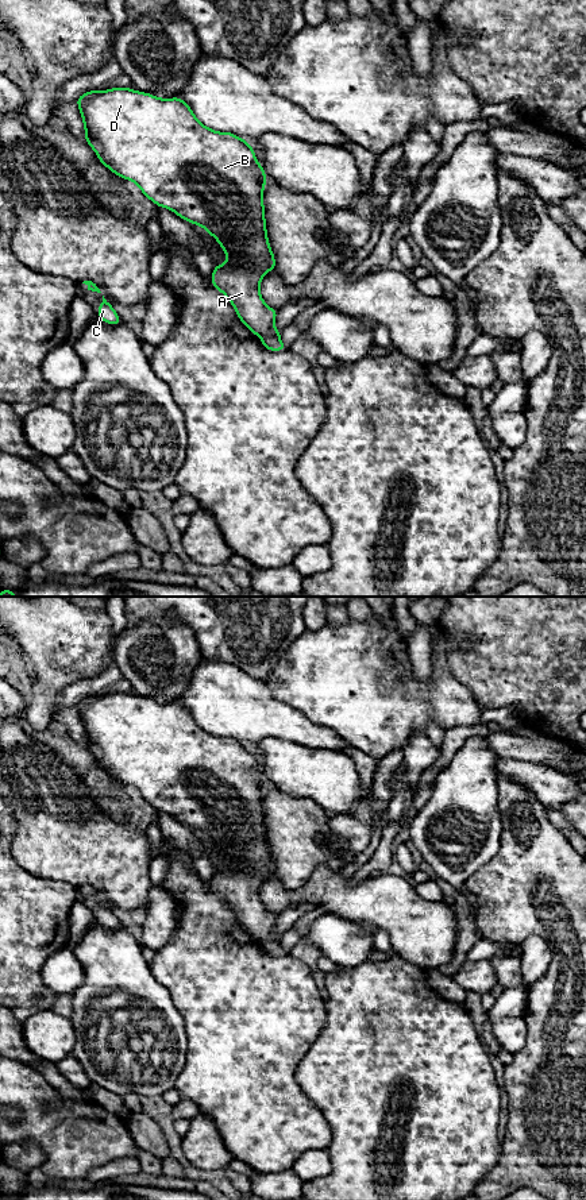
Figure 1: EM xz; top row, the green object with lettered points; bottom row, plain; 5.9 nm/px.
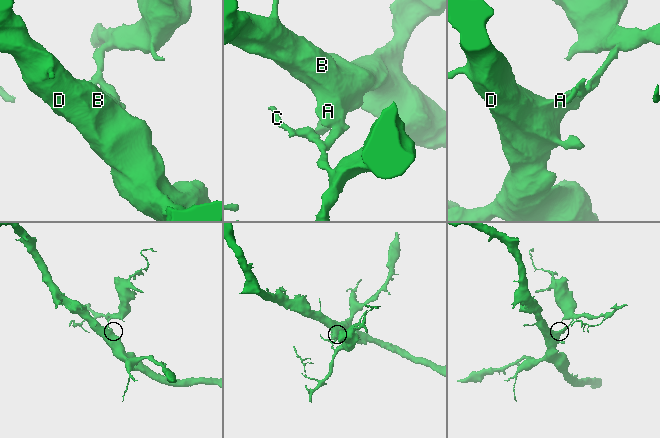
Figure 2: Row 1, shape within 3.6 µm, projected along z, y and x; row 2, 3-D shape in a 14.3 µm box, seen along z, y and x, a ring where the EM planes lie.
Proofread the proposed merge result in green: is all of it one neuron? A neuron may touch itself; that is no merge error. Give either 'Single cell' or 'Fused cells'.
Fused cells

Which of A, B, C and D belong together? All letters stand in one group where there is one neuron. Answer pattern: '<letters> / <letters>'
A B D / C

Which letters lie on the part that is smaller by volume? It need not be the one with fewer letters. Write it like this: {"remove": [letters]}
{"remove": ["C"]}

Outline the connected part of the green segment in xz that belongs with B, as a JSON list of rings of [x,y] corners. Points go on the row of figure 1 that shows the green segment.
[[[111,88],[86,92],[76,103],[84,121],[84,139],[99,161],[120,178],[135,182],[159,208],[173,211],[212,235],[228,256],[225,263],[213,266],[212,285],[232,304],[239,320],[250,332],[279,339],[281,331],[274,328],[278,310],[265,304],[259,290],[263,275],[275,270],[275,258],[269,244],[265,220],[263,188],[267,177],[250,143],[232,132],[217,132],[200,123],[181,97],[159,99],[131,88]]]

